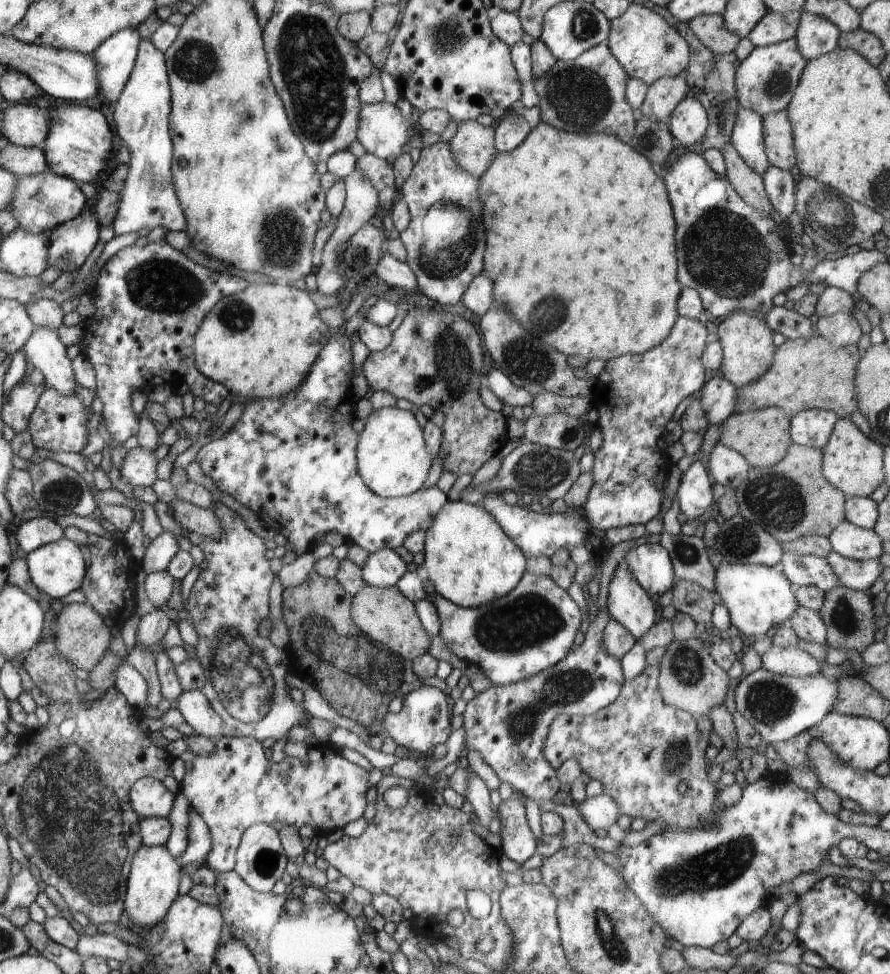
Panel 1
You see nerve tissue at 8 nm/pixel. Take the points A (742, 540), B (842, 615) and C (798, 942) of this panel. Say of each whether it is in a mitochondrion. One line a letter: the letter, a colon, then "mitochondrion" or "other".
A: mitochondrion
B: mitochondrion
C: other

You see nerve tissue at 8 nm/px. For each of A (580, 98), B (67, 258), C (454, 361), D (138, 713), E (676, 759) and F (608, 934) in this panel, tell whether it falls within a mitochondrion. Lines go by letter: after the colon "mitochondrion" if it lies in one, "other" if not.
A: mitochondrion
B: mitochondrion
C: mitochondrion
D: other
E: mitochondrion
F: mitochondrion

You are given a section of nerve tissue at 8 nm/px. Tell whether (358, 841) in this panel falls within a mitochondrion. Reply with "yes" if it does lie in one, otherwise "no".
no

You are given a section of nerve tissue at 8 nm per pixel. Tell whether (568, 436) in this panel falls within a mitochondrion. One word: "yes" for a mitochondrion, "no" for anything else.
yes

